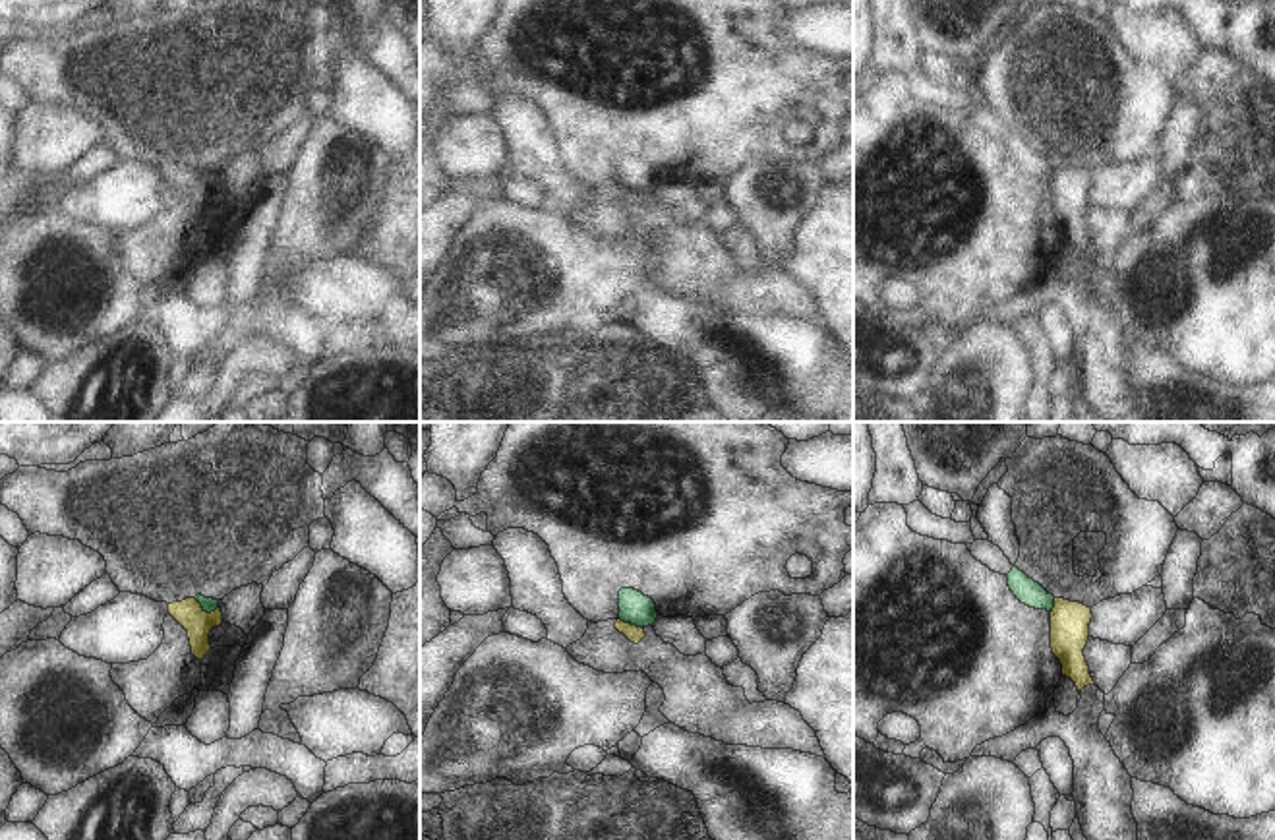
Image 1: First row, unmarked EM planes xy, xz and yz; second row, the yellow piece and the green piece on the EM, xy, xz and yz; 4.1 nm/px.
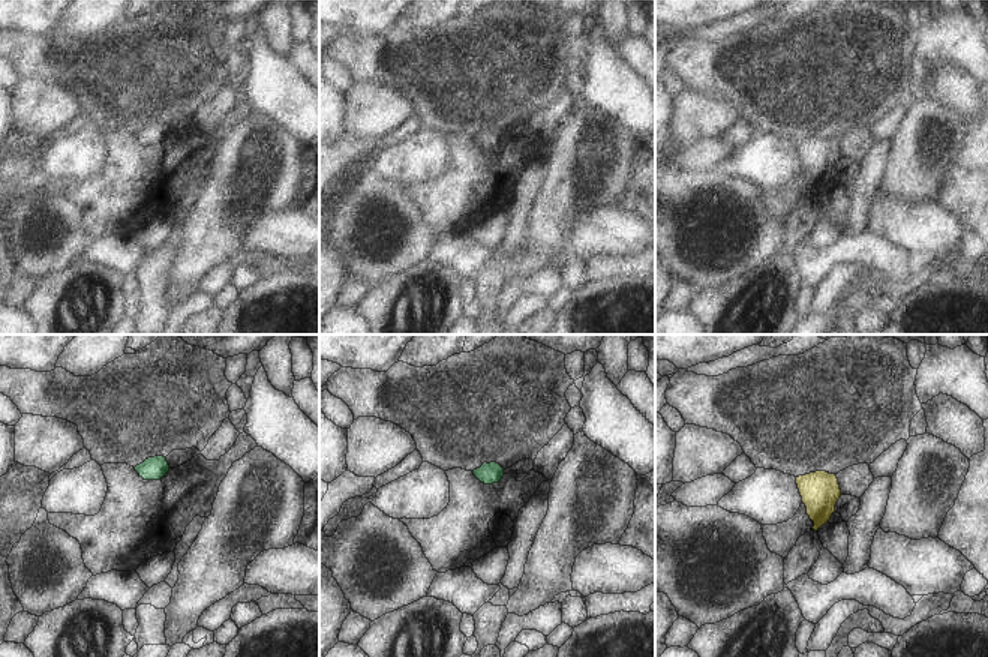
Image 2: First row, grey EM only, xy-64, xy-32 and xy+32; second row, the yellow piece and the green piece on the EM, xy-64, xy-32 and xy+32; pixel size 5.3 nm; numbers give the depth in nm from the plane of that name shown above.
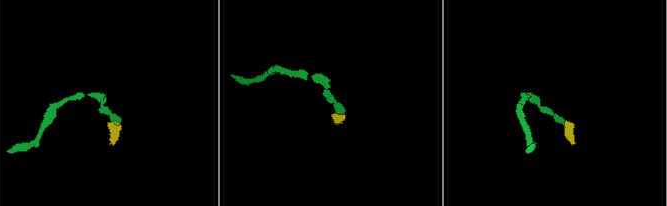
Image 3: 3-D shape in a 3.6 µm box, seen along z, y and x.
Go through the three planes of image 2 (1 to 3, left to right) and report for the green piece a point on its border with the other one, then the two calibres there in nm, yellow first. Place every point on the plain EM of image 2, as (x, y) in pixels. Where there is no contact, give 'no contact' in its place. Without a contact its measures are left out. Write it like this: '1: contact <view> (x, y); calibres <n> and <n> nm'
1: no contact
2: no contact
3: no contact

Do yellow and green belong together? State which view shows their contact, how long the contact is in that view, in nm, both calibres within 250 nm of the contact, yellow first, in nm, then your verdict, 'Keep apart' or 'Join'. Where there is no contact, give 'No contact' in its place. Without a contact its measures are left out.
Touches yellow in xy. Shared border 110 nm. Thickness 120 nm (yellow) against 60 nm. Keep apart.

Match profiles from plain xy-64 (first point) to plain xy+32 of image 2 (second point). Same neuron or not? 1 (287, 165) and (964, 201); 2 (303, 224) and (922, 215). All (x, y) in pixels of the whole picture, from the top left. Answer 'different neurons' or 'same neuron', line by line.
1: different neurons
2: same neuron

